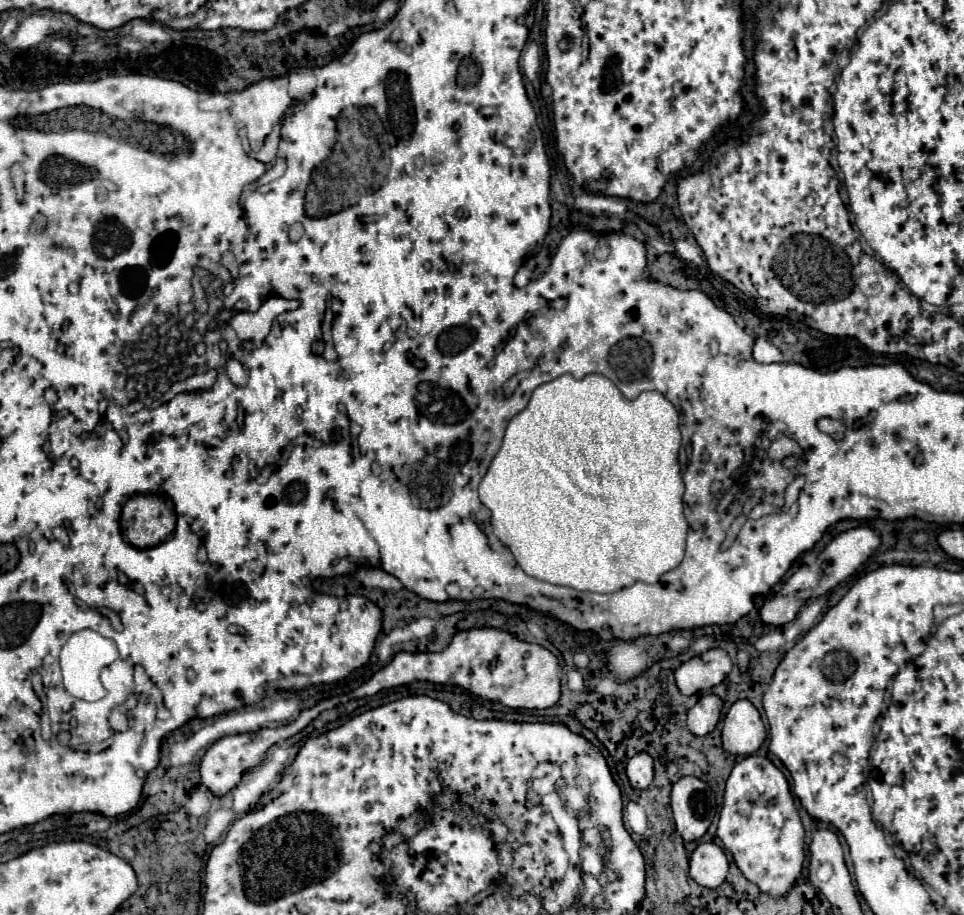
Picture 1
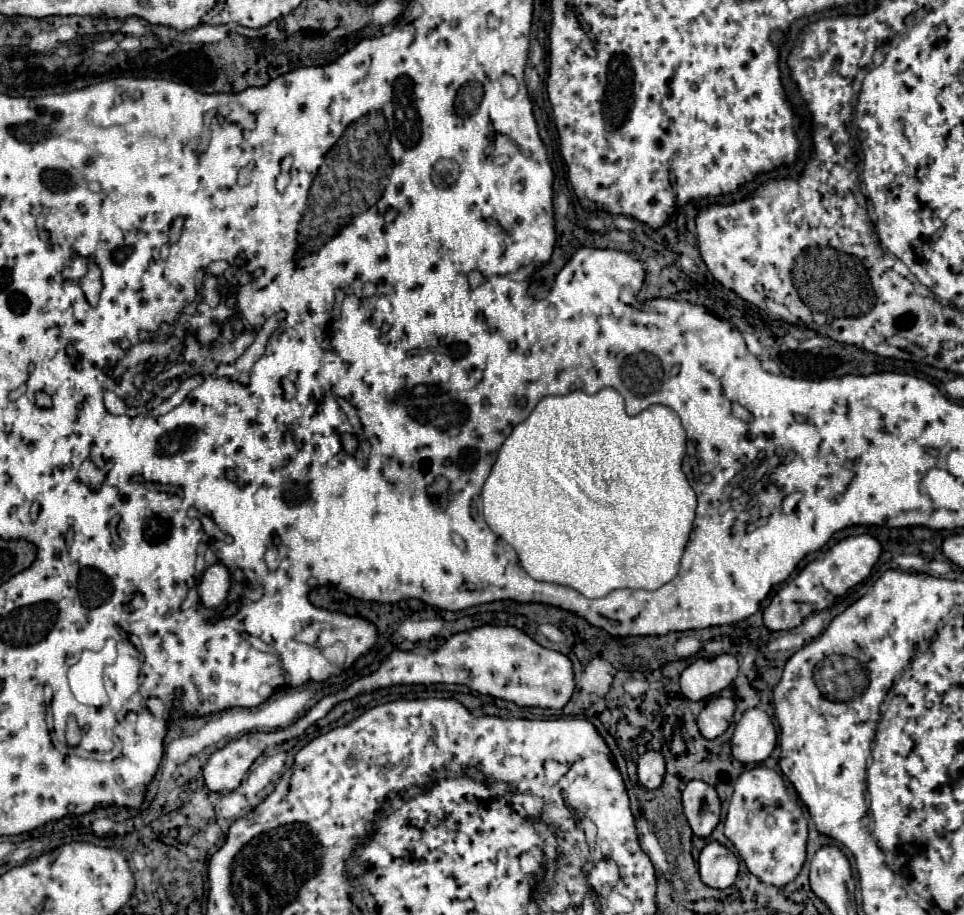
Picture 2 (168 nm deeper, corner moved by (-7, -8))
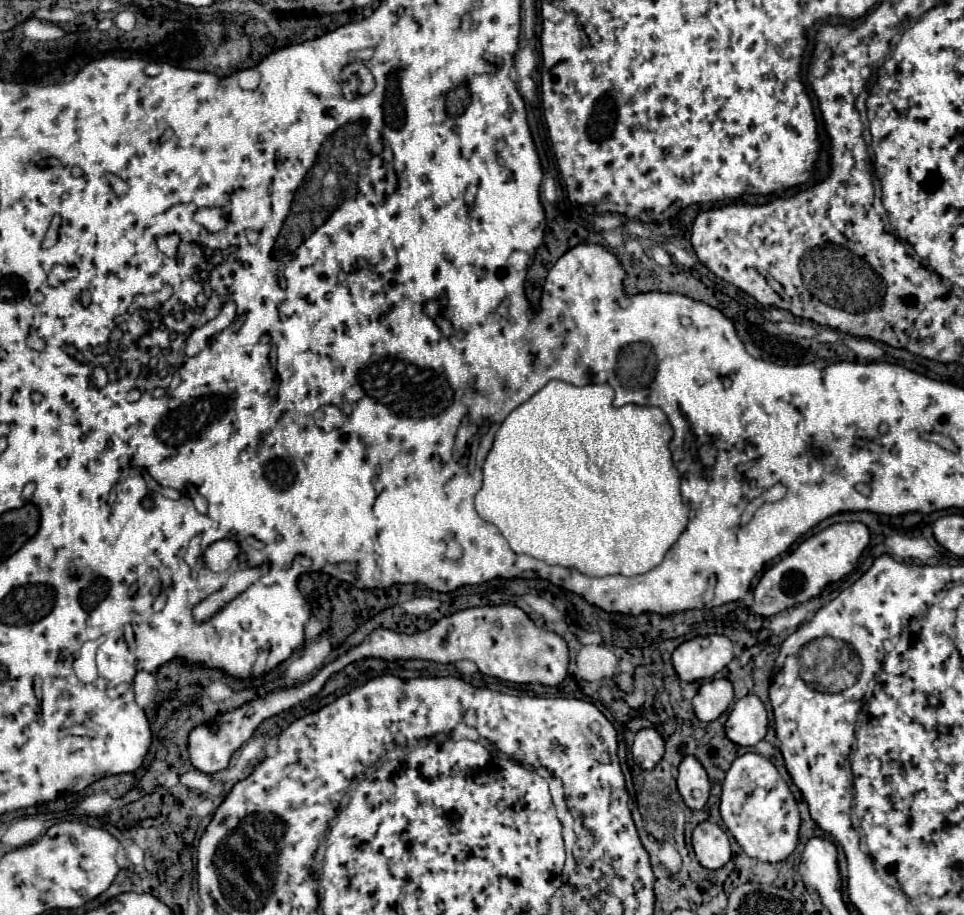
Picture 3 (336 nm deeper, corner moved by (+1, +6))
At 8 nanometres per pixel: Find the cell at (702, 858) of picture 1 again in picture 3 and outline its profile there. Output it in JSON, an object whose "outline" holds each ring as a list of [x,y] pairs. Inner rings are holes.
{"outline":[[[700,822],[694,828],[692,848],[698,862],[708,870],[718,870],[730,860],[730,840],[726,832],[712,822]]]}

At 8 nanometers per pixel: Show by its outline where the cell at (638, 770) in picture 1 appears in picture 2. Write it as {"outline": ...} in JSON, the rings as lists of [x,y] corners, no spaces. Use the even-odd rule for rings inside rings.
{"outline":[[[648,750],[640,756],[640,760],[638,760],[638,778],[648,790],[658,788],[662,784],[664,772],[666,772],[666,764],[664,764],[664,758],[662,758],[660,752]]]}

